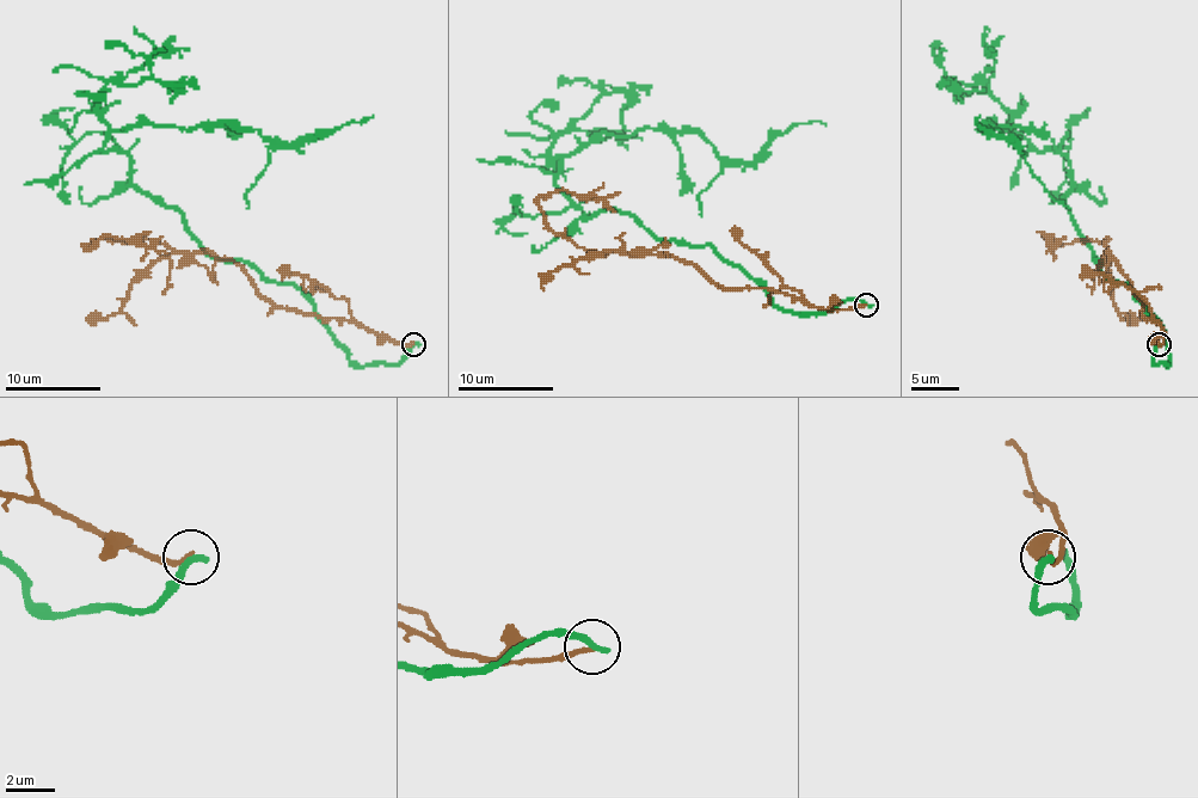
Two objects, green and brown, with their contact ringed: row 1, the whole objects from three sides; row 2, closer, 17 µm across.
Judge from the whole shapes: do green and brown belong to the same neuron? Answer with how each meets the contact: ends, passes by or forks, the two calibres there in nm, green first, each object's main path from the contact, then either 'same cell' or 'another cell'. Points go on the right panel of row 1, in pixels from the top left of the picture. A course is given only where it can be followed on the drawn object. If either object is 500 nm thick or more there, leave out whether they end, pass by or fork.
green ends; brown ends; calibres 340 and 200 nm; course green (1159, 344), (1166, 366), (1166, 330), (1099, 268), (1066, 208), (1070, 163), (980, 115); course brown (1159, 344), (1163, 332), (1142, 313), (1104, 246), (1109, 239), (1051, 249), (1044, 237), (1046, 253); another cell

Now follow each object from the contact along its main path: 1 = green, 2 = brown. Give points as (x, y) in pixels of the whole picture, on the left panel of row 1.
1: (413, 344), (356, 366), (299, 289), (213, 258), (103, 148), (143, 122), (299, 143), (373, 115)
2: (413, 344), (275, 308), (232, 261), (208, 253), (141, 239), (86, 246), (105, 237), (139, 239), (167, 253)

